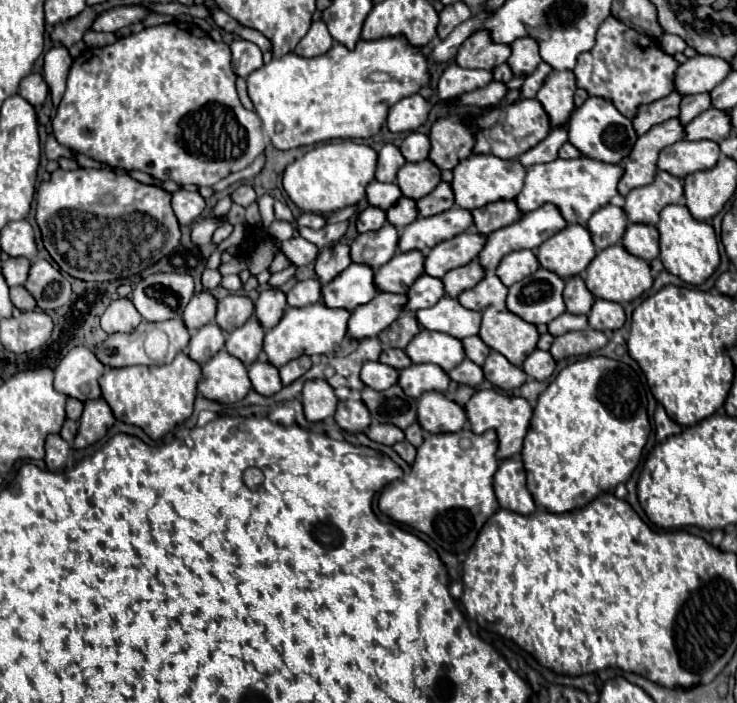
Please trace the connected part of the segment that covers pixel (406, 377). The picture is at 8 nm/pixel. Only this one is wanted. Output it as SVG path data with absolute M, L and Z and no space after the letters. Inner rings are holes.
M411 364L399 372L399 386L413 398L419 398L429 390L445 392L449 382L447 372L437 364Z

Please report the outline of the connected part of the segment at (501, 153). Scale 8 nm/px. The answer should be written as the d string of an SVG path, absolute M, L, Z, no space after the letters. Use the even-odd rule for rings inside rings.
M527 98L505 104L503 110L501 110L501 106L495 106L495 108L475 112L467 120L475 128L473 154L493 154L501 160L513 160L517 156L521 156L523 152L527 152L529 148L539 144L551 130L549 116L545 114L543 106L537 100L527 100ZM501 112L505 112L505 116Z

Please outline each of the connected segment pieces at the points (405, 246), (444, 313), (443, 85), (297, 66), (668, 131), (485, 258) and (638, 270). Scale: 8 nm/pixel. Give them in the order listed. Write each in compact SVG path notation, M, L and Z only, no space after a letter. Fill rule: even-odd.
M453 206L445 212L429 216L429 218L417 218L401 232L399 250L401 252L419 250L419 252L427 254L439 242L465 232L471 224L473 224L471 212L461 210L459 206Z
M443 296L437 306L417 310L415 316L423 328L445 332L455 338L475 336L481 326L481 312L469 310L449 296Z
M451 62L439 80L437 95L430 97L428 101L434 105L438 100L461 96L477 88L483 88L491 80L493 80L491 70L469 70L469 68L461 68L455 62Z
M381 38L381 40L359 40L355 50L347 50L343 44L333 44L329 52L315 58L301 58L293 52L283 58L273 58L259 70L247 76L249 98L263 122L263 130L271 138L277 150L291 150L299 146L311 146L335 138L371 138L383 126L389 108L405 96L415 94L423 84L429 82L429 60L419 48L407 44L405 38ZM373 72L383 72L389 80L371 80Z
M671 118L663 124L653 126L647 134L637 138L633 150L629 152L629 158L621 162L623 176L619 182L619 196L627 196L633 188L645 186L653 182L653 176L657 172L657 156L663 148L675 144L685 136L683 126L677 118Z
M545 204L537 210L531 210L531 212L525 212L517 222L513 222L511 226L505 226L501 230L495 230L493 234L487 236L485 240L485 246L479 254L479 264L485 272L495 272L497 264L501 262L501 258L513 250L523 250L523 248L539 248L547 238L551 238L555 232L563 230L567 226L567 222L563 220L563 216L559 214L559 210L553 206L553 204Z
M617 244L601 250L593 258L593 262L585 270L585 284L595 298L613 300L613 302L631 302L653 286L653 276L651 276L649 262L629 254L623 246Z

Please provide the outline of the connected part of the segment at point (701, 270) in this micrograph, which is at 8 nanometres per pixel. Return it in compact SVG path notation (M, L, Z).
M671 204L661 210L661 220L657 224L657 230L661 234L661 254L663 266L667 272L679 276L687 284L701 284L705 282L719 266L719 244L717 236L711 224L695 220L689 214L689 208L683 204Z

